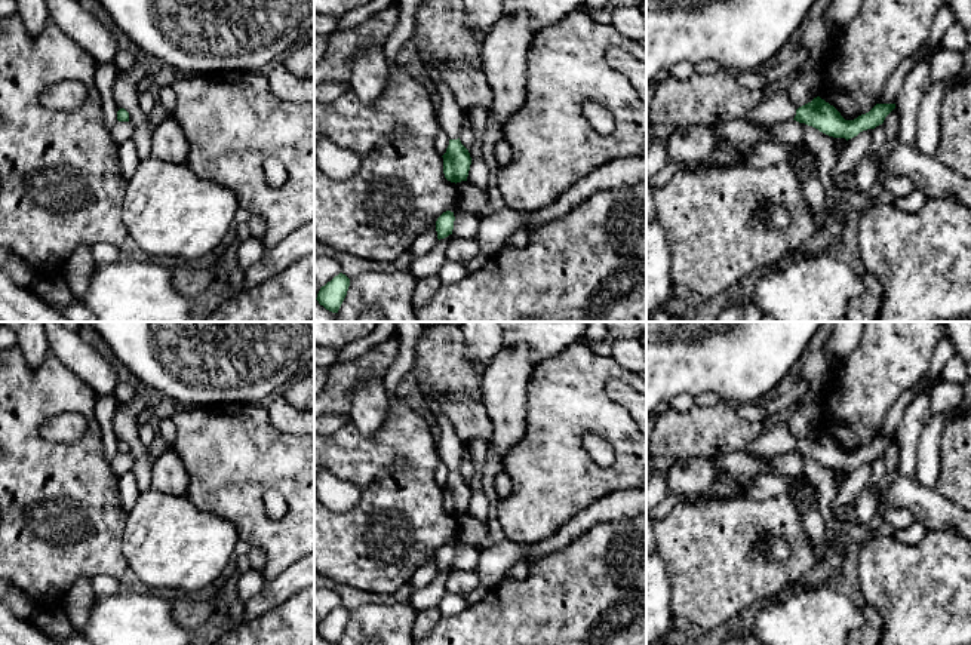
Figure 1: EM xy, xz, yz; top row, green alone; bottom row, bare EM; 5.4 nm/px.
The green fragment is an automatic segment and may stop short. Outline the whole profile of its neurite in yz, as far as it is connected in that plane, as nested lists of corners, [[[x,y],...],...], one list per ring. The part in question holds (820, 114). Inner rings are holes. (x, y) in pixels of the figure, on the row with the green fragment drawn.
[[[783,85],[778,89],[768,92],[763,102],[750,110],[743,120],[753,125],[772,125],[796,120],[812,126],[829,136],[845,138],[848,141],[863,130],[875,129],[882,125],[894,108],[895,104],[876,104],[869,113],[861,114],[854,120],[845,120],[833,105],[820,96],[796,108],[789,98],[787,86]]]

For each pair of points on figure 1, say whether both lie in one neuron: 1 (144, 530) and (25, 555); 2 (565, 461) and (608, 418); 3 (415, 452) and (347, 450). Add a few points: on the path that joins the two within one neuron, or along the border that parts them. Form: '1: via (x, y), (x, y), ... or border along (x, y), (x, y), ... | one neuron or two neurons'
1: border along (126, 515), (122, 555), (129, 568) | two neurons
2: via (565, 445), (565, 438), (584, 418), (592, 418) | one neuron
3: via (399, 450), (363, 450) | one neuron

